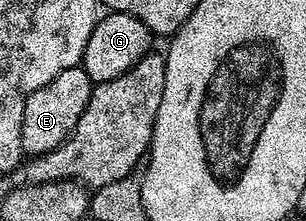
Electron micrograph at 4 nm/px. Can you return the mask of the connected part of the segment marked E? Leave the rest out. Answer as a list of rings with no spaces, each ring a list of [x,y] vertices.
[[[79,66],[56,74],[48,86],[40,86],[40,90],[31,94],[26,100],[22,115],[23,153],[27,157],[42,156],[69,140],[76,122],[80,122],[80,114],[84,114],[84,106],[88,106],[88,98],[93,89],[88,74]]]

